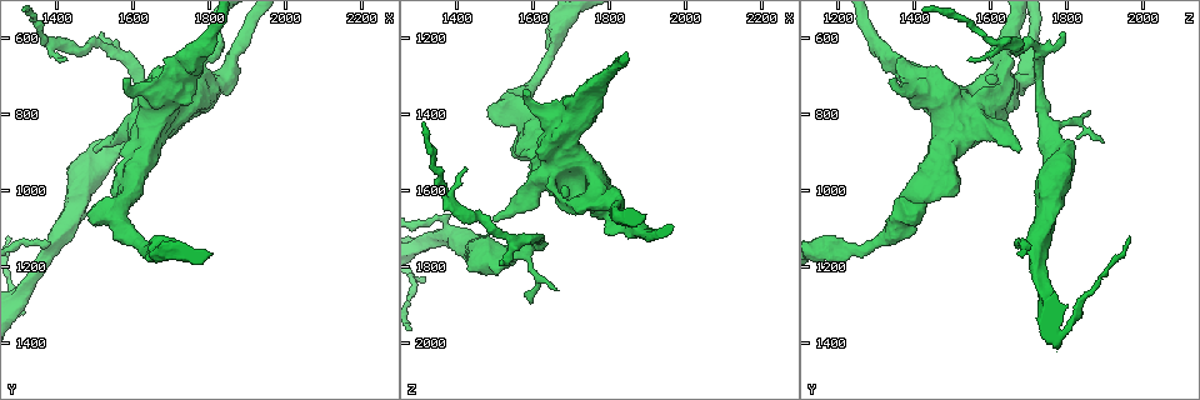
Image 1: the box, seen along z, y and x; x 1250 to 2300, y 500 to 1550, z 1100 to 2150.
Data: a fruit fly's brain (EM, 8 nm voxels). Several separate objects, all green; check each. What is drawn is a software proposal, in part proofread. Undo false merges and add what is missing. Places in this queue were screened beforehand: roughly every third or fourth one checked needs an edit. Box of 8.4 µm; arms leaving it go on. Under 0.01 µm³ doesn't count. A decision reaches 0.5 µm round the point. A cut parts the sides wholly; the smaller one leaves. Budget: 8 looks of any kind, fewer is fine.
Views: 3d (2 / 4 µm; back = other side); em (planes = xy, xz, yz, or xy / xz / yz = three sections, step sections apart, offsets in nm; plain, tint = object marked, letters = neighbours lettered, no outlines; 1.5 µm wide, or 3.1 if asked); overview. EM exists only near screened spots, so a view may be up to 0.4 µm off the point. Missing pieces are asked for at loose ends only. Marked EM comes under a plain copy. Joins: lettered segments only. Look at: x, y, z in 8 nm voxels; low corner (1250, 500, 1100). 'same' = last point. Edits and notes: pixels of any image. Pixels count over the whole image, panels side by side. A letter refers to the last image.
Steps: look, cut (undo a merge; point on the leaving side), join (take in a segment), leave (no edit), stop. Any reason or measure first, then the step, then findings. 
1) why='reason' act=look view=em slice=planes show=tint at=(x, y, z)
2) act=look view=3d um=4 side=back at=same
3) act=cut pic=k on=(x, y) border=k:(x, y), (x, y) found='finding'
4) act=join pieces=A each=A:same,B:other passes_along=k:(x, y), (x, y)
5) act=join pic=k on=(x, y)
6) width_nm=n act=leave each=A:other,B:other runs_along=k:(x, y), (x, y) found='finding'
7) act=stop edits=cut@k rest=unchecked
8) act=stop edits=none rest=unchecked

why='free end' act=look view=em slice=planes show=letters at=(1510, 590, 1785)

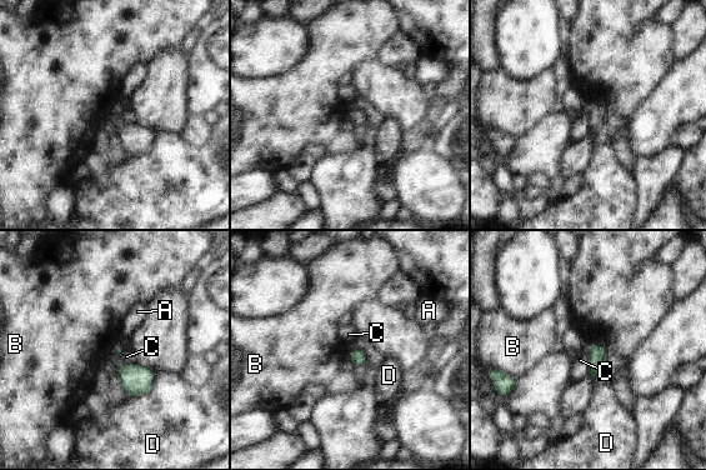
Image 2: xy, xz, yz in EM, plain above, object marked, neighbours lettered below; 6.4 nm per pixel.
longest_contact=D:220nm act=leave each=A:other,B:other,C:other,D:other border=2:(506, 373), (515, 379) found='no lettered segment goes on from it'

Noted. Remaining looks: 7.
why='sharp bend' act=look view=em slice=planes show=letters at=(1385, 1150, 1715)

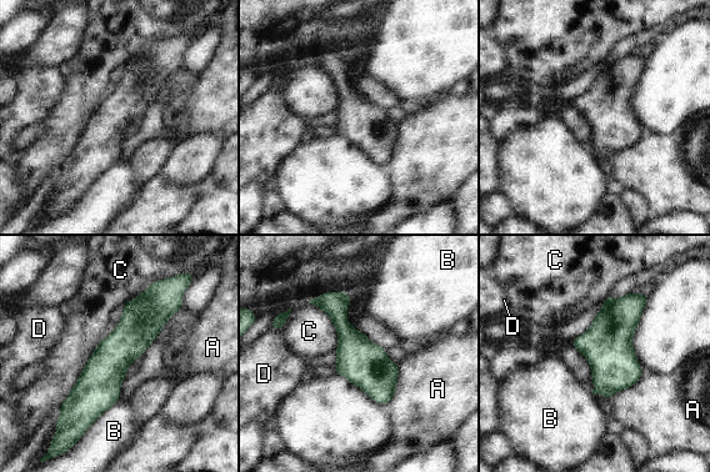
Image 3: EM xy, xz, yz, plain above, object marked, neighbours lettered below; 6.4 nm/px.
width_nm=260 act=leave each=A:other,B:other,C:other,D:other border=3:(93, 352), (59, 407) found='all the same neuron'

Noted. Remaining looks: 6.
why='an open end' act=look view=em slice=planes show=letters at=(1660, 795, 1860)

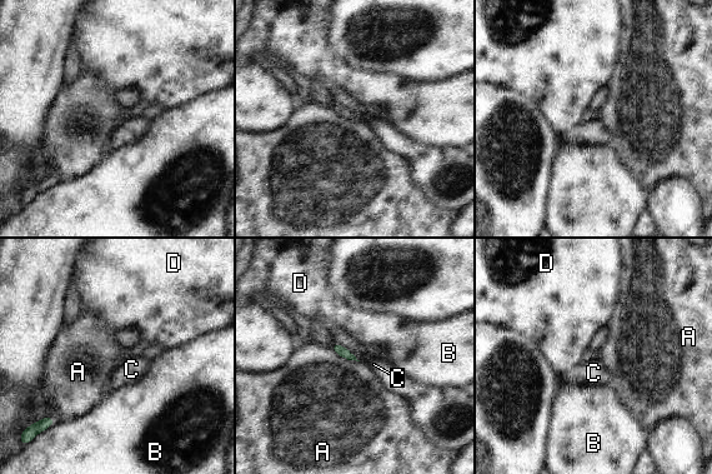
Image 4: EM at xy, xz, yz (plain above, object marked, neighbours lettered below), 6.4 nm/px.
act=leave each=A:other,B:other,C:other,D:other border=4:(330, 348), (341, 357), (359, 362) found='none of them fits'

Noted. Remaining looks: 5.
act=stop edits=none rest=unchecked

